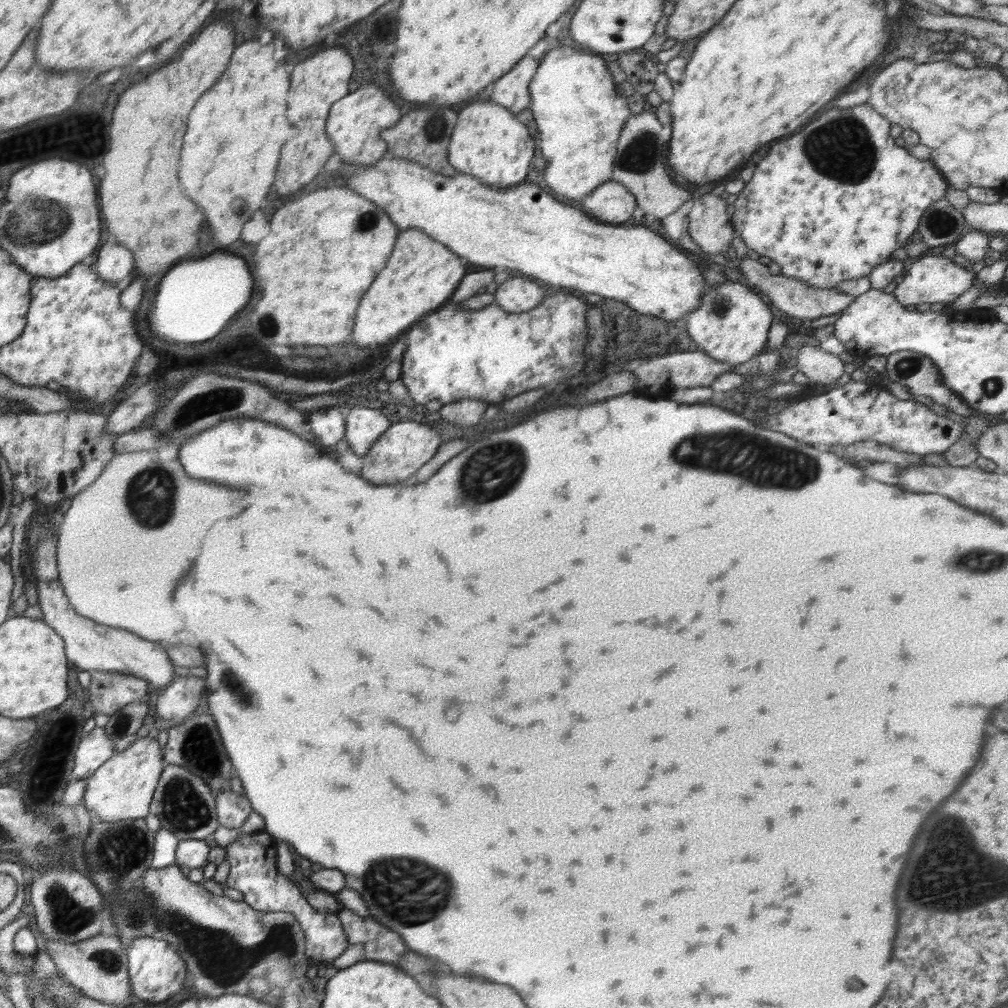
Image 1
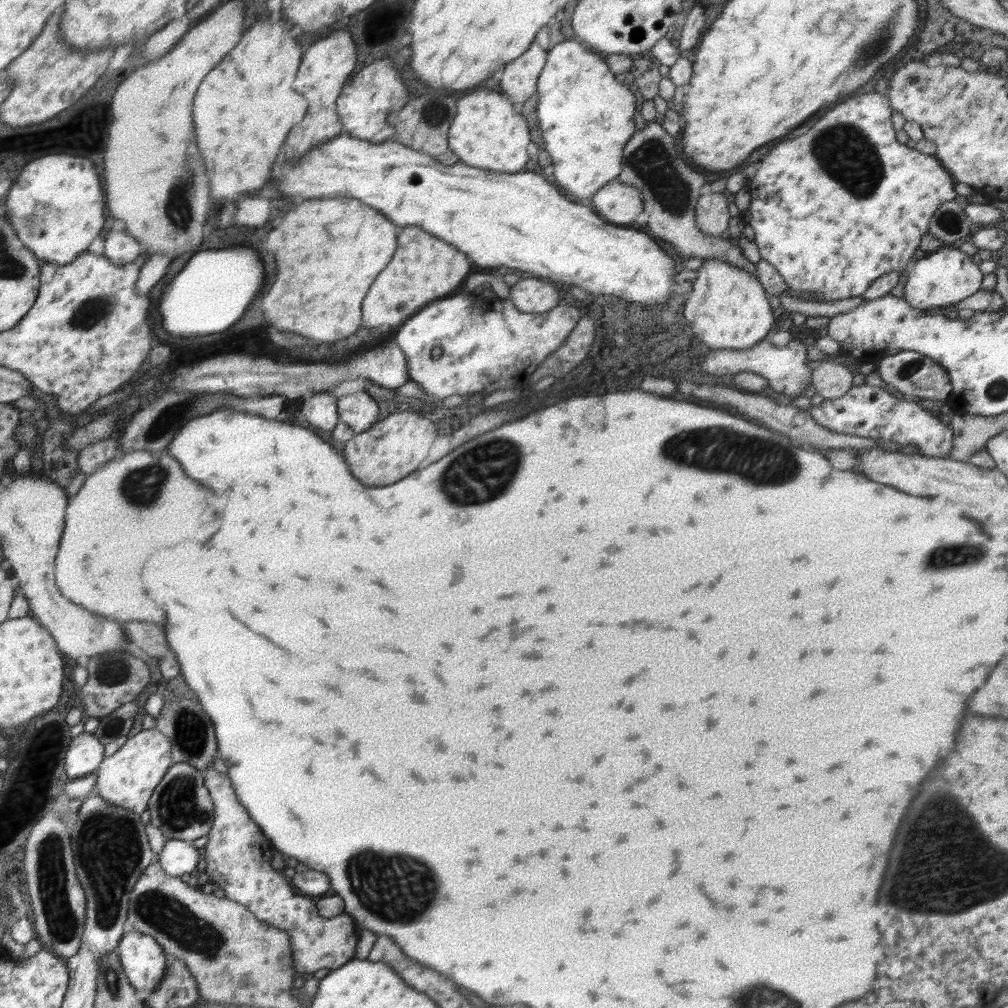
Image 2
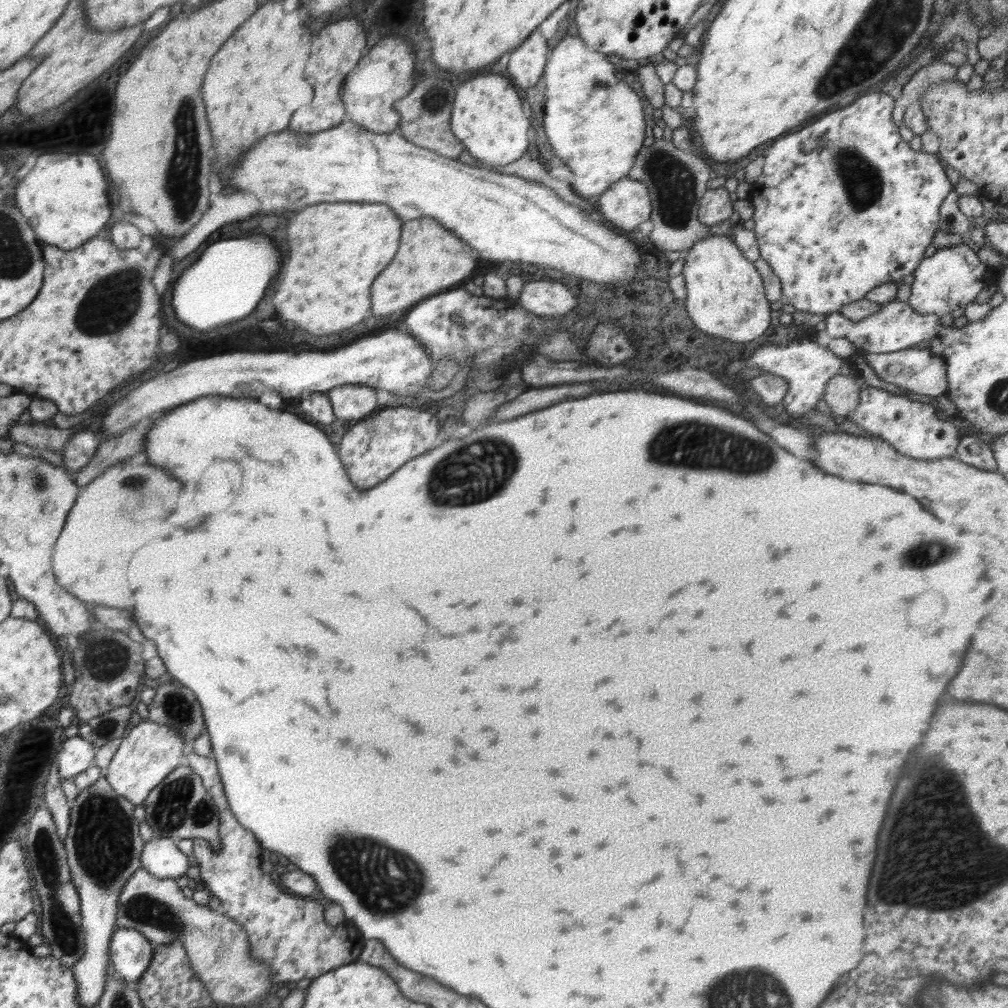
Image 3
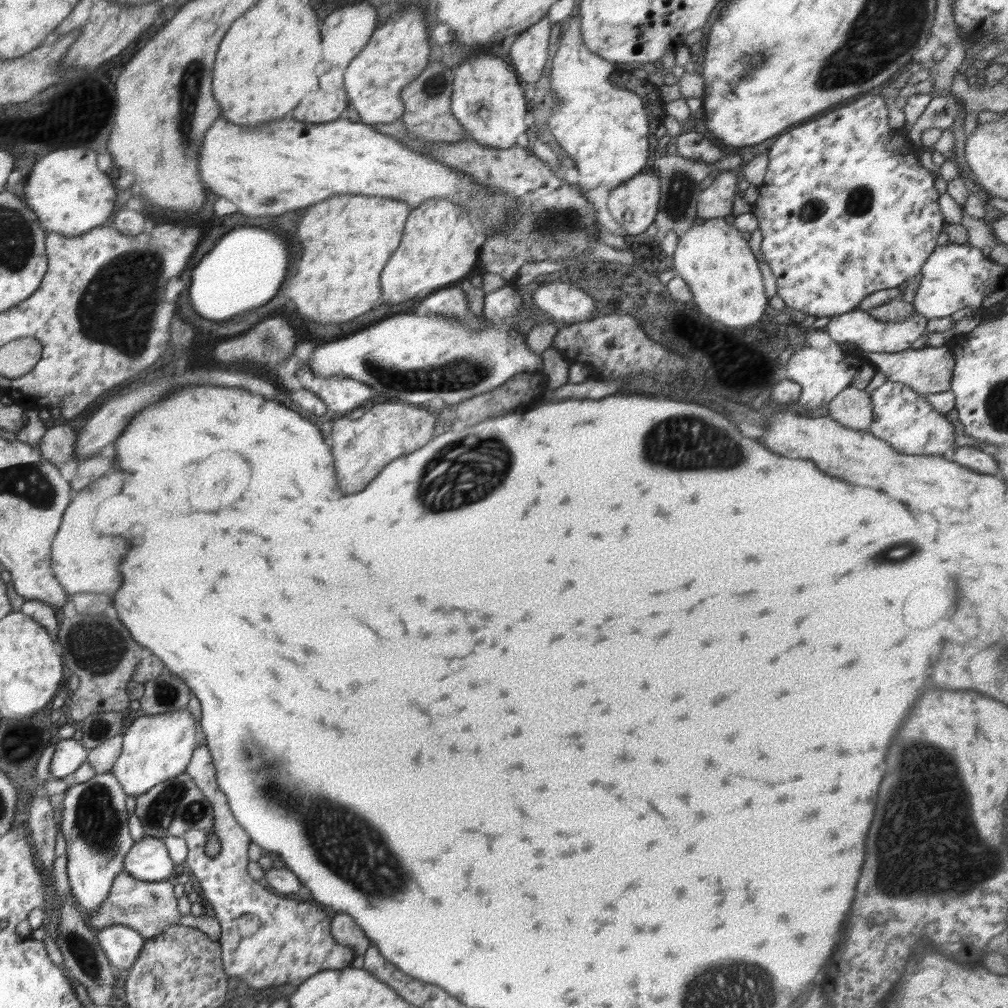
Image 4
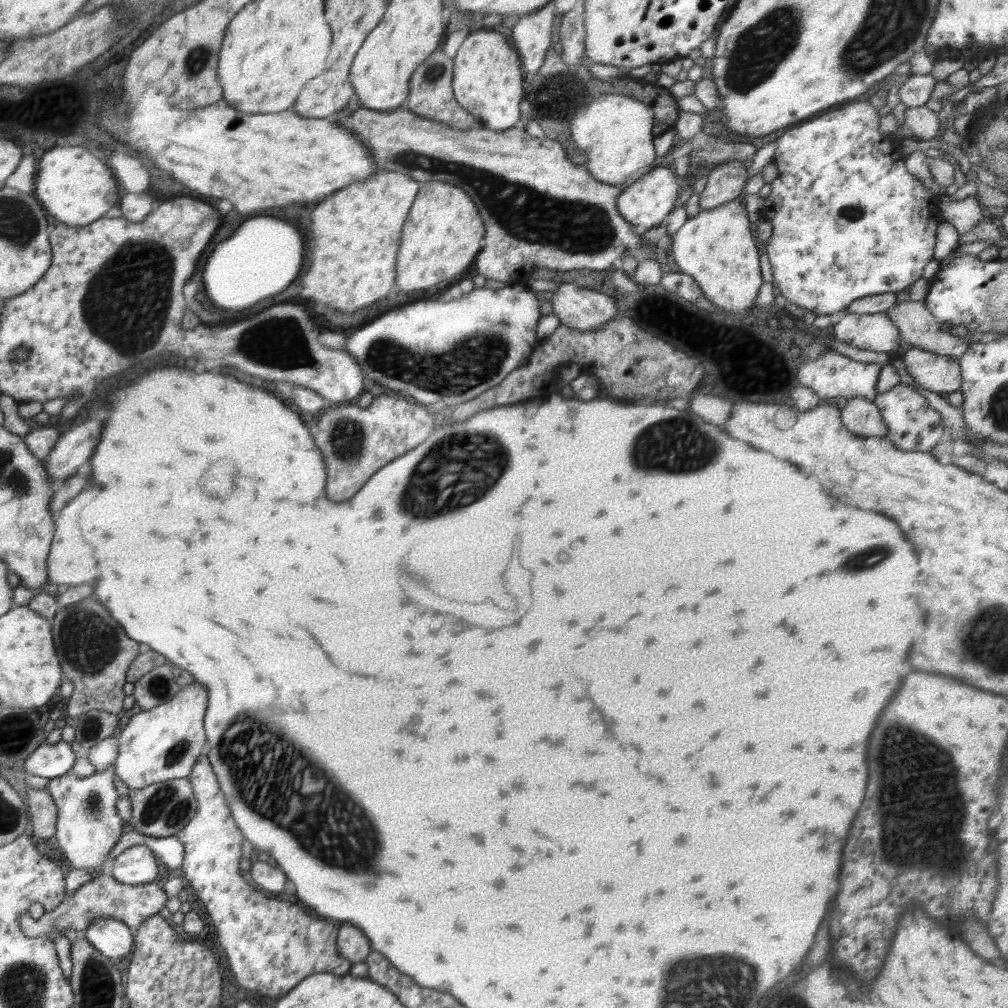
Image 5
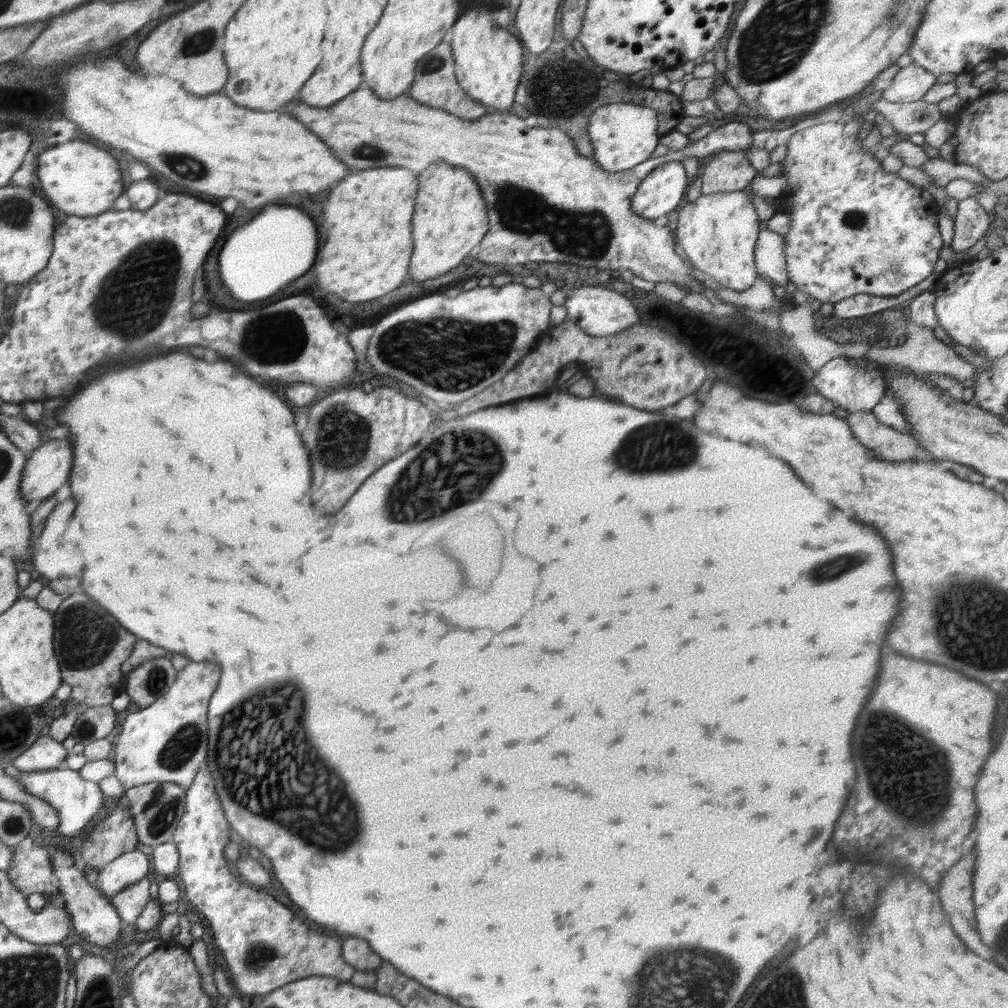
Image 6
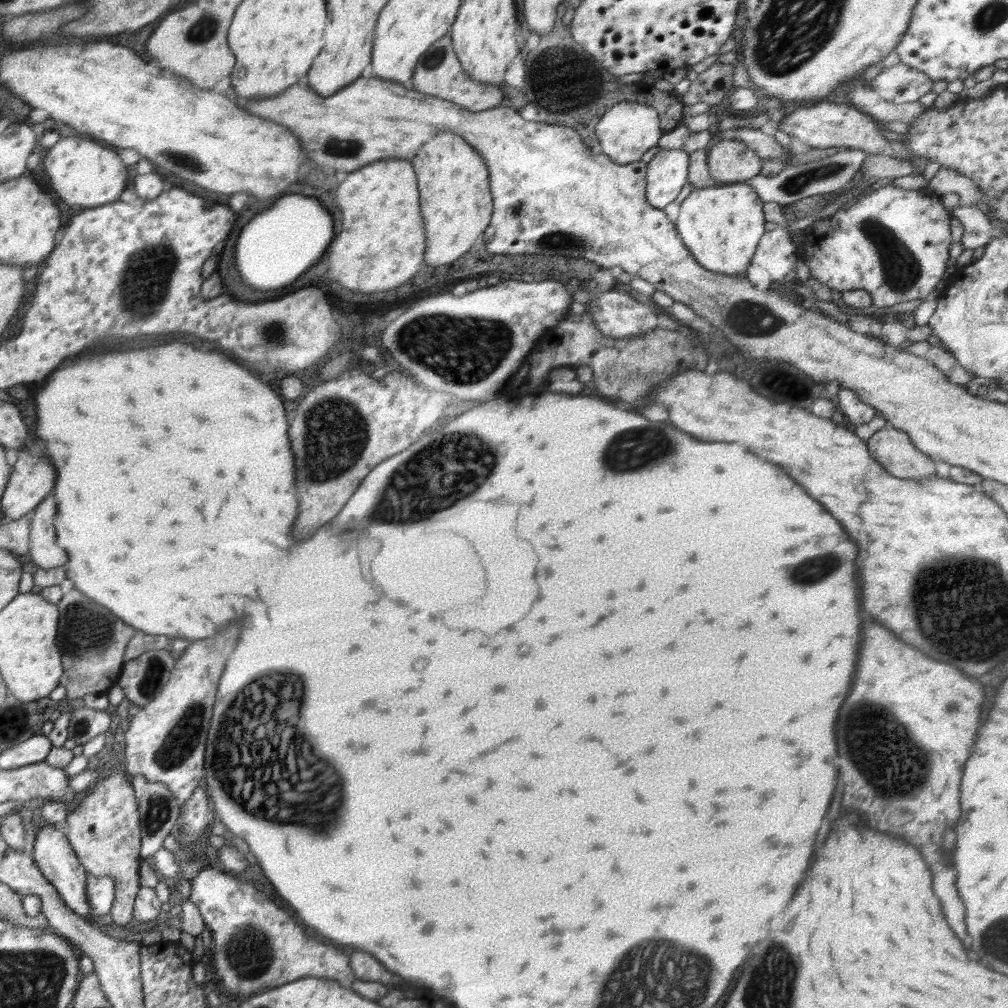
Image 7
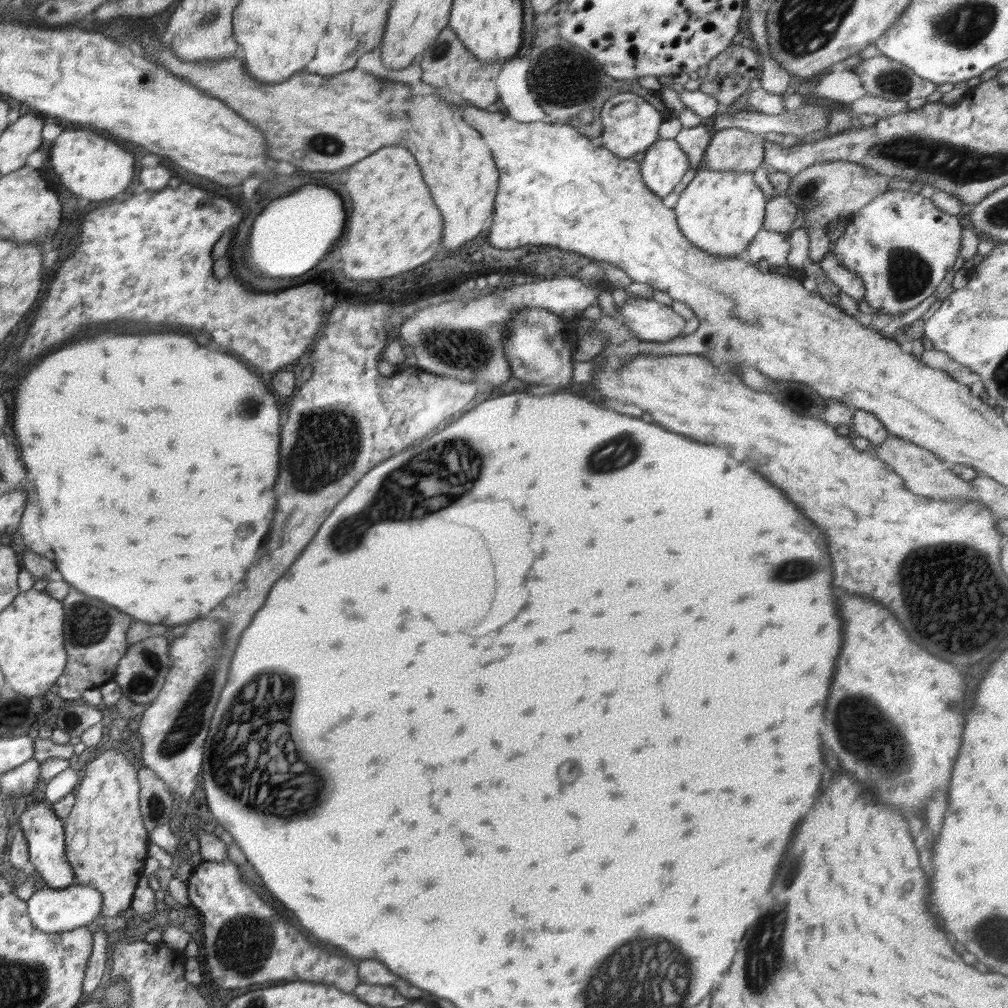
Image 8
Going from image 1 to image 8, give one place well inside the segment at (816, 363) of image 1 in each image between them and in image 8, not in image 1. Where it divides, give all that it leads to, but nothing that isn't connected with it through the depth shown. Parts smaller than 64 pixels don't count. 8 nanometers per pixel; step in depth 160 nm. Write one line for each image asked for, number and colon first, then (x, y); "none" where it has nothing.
2: (831, 379)
3: (842, 393)
4: (853, 408)
5: (860, 416)
6: (887, 443)
7: (894, 450)
8: (923, 473)

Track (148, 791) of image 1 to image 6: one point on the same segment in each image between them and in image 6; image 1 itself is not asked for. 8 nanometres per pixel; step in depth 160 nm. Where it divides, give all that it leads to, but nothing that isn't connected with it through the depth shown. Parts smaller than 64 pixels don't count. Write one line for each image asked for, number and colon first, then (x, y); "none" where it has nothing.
2: (127, 778)
3: (151, 751)
4: (155, 748)
5: (163, 743)
6: (165, 742)

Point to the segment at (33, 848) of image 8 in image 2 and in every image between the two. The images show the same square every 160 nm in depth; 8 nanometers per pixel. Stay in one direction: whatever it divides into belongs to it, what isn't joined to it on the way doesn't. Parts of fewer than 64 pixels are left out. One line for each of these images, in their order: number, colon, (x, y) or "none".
2: (144, 960)
3: (131, 952)
4: (122, 944)
5: (113, 938)
6: (95, 920)
7: (55, 856)

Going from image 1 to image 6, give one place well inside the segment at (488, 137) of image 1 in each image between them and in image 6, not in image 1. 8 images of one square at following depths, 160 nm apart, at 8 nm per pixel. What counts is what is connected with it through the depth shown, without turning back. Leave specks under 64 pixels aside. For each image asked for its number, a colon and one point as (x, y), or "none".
2: (488, 131)
3: (487, 117)
4: (488, 99)
5: (487, 81)
6: (488, 59)

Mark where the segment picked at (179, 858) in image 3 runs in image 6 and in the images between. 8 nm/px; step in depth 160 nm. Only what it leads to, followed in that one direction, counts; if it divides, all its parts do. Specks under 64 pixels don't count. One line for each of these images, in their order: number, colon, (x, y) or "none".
4: (148, 860)
5: (137, 864)
6: (130, 867)

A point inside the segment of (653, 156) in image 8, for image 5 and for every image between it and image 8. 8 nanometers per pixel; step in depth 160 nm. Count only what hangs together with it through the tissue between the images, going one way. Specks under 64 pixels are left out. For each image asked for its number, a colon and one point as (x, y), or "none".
5: (650, 196)
6: (663, 189)
7: (667, 172)

